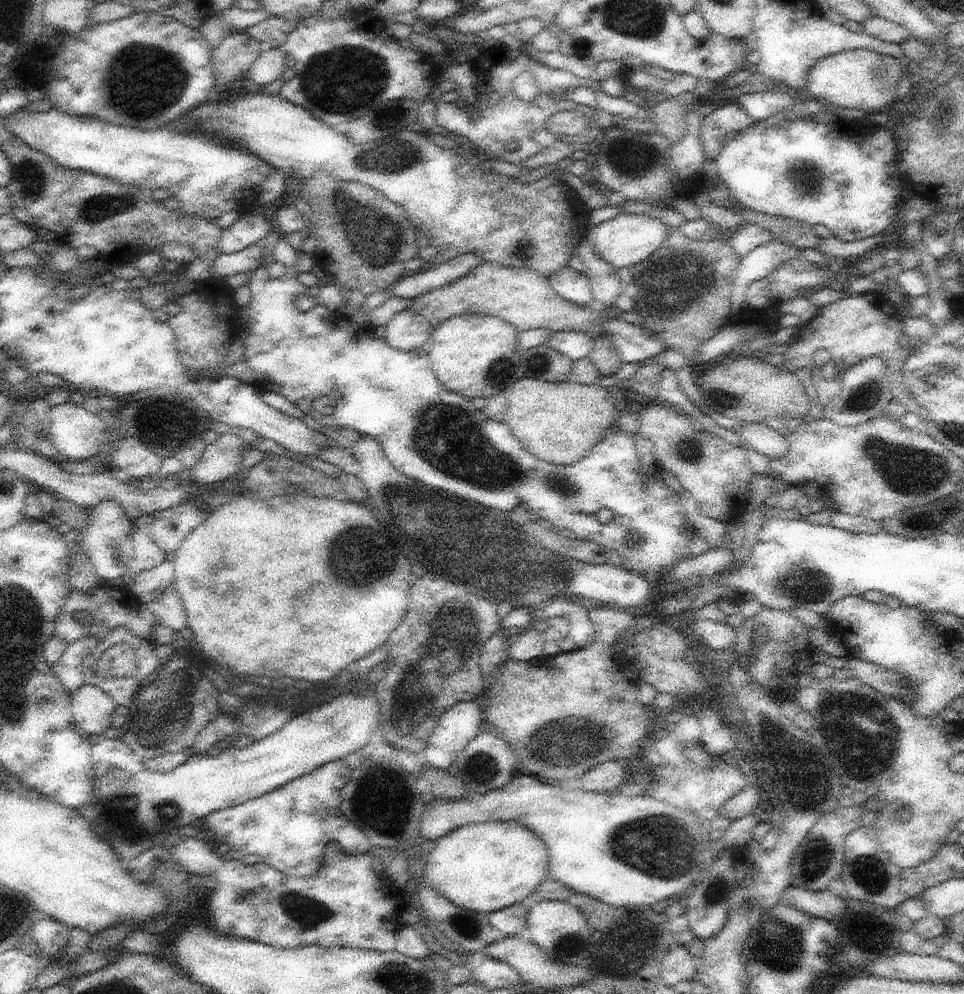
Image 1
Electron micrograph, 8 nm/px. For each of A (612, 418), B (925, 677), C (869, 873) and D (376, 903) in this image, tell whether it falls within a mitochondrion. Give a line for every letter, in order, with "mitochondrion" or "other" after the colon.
A: other
B: other
C: mitochondrion
D: other

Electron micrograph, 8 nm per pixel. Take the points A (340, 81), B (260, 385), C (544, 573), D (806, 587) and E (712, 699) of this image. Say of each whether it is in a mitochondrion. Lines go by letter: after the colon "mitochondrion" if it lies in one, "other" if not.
A: mitochondrion
B: other
C: mitochondrion
D: mitochondrion
E: other

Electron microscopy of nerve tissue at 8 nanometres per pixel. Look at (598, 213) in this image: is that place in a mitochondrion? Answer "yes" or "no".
no

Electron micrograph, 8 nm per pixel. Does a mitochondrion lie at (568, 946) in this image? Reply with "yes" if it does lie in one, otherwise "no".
yes

